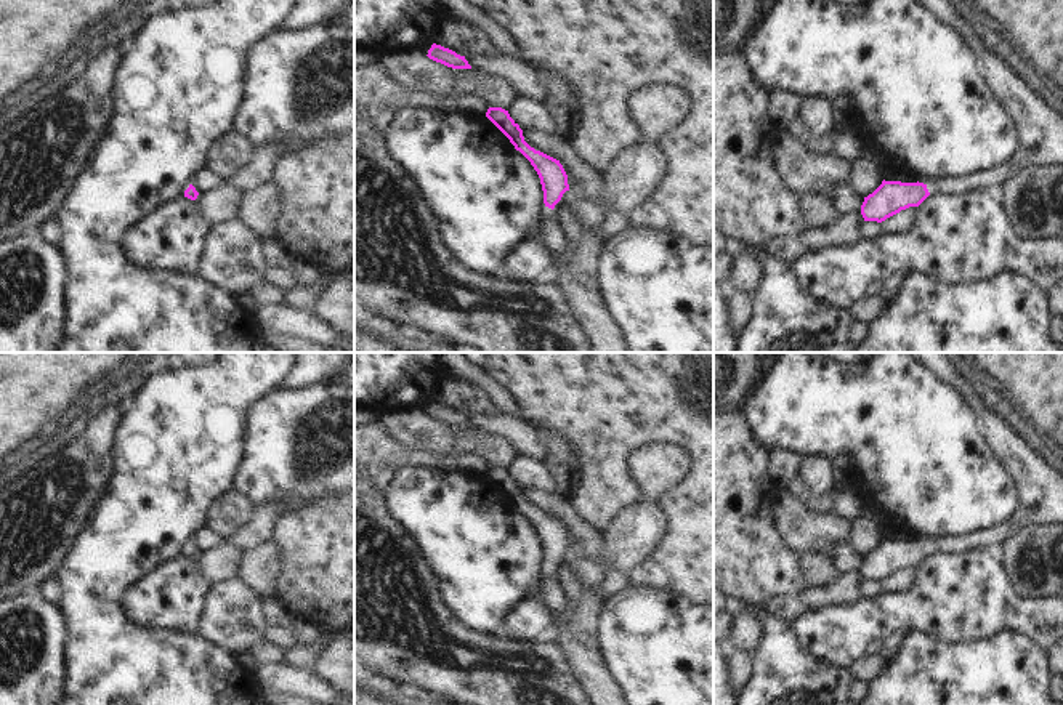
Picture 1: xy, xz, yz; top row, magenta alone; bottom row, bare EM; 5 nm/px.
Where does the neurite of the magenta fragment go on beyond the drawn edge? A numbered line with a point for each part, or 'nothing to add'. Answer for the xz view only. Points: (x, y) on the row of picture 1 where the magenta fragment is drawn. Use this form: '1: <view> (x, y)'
1: xz (555, 244)

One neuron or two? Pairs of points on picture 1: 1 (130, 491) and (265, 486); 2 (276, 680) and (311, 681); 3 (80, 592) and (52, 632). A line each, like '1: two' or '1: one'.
1: two
2: one
3: two

